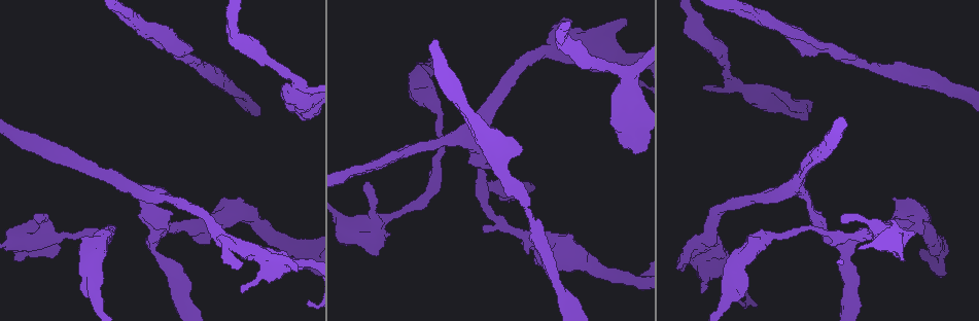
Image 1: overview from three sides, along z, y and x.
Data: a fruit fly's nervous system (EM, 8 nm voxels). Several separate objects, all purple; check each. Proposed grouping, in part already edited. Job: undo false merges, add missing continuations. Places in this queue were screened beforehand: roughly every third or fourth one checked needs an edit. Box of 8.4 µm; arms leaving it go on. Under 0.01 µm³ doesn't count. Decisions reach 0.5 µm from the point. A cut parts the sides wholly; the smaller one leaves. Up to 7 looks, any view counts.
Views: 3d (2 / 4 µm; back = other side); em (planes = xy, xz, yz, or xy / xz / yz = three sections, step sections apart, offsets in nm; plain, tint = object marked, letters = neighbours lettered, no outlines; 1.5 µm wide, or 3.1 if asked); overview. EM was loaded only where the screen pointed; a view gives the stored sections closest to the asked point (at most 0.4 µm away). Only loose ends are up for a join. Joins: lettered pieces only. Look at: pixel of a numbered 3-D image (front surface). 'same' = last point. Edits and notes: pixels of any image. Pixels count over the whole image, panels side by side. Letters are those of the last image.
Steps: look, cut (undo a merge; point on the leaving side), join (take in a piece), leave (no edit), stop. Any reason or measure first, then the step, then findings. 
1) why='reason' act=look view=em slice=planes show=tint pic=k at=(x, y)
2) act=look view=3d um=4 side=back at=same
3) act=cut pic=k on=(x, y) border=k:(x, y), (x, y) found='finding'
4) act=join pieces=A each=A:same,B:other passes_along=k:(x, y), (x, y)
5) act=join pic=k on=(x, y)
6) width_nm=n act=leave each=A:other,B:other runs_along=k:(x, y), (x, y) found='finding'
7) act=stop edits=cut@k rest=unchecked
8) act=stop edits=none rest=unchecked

why='calibre changes' act=look view=em slice=planes show=letters pic=1 at=(433, 180)

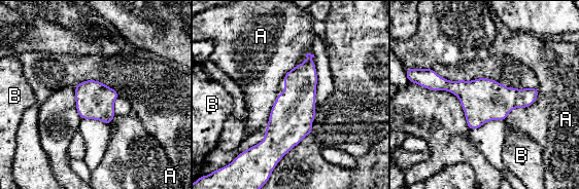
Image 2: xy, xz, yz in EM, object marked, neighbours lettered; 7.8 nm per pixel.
width_nm=280 act=leave each=A:other,B:other runs_along=2:(309, 57), (275, 158) found='one cell here'

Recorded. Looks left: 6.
why='two arms in line, one across' act=look view=em slice=yz step=4 show=tint pic=1 at=(217, 221)

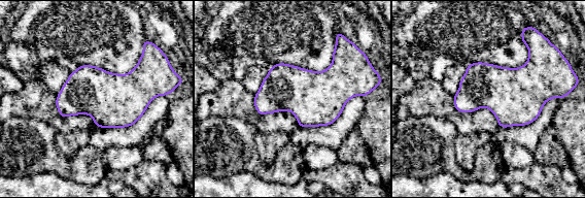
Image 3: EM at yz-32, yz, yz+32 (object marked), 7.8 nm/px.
act=look view=em slice=planes show=tint at=same

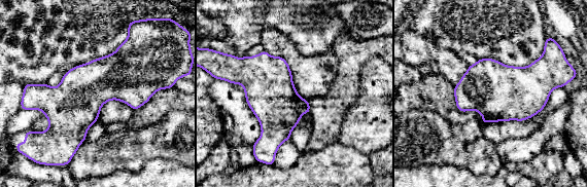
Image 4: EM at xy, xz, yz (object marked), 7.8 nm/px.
why='see the neighbours' act=look view=em slice=planes show=letters at=same

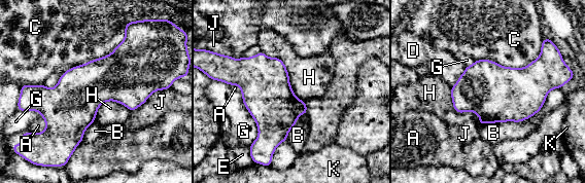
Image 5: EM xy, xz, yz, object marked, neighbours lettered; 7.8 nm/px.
longest_contact=B:700nm act=leave each=A:other,B:other,C:other,D:other,E:other,G:other,H:other,J:other,K:other found='continuous, no second cell'

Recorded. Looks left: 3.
why='thick end' act=look view=3d um=2 pic=1 at=(565, 64)

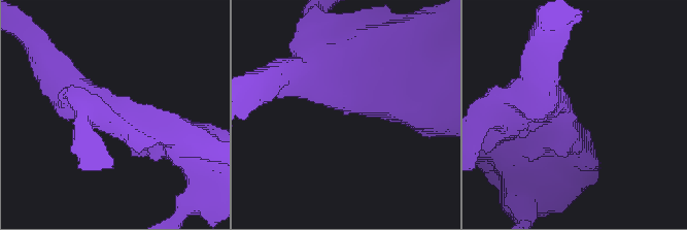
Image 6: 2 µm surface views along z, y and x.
why='shape alone is not enough' act=look view=em slice=planes show=letters pic=6 at=(575, 113)

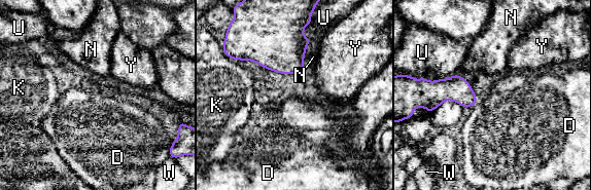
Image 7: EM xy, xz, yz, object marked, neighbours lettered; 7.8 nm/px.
act=leave each=D:other,K:other,N:other,U:other,W:other,Y:other border=7:(477, 100), (472, 107) found='no lettered piece goes on from it'

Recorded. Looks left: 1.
act=stop edits=none rest=unchecked

